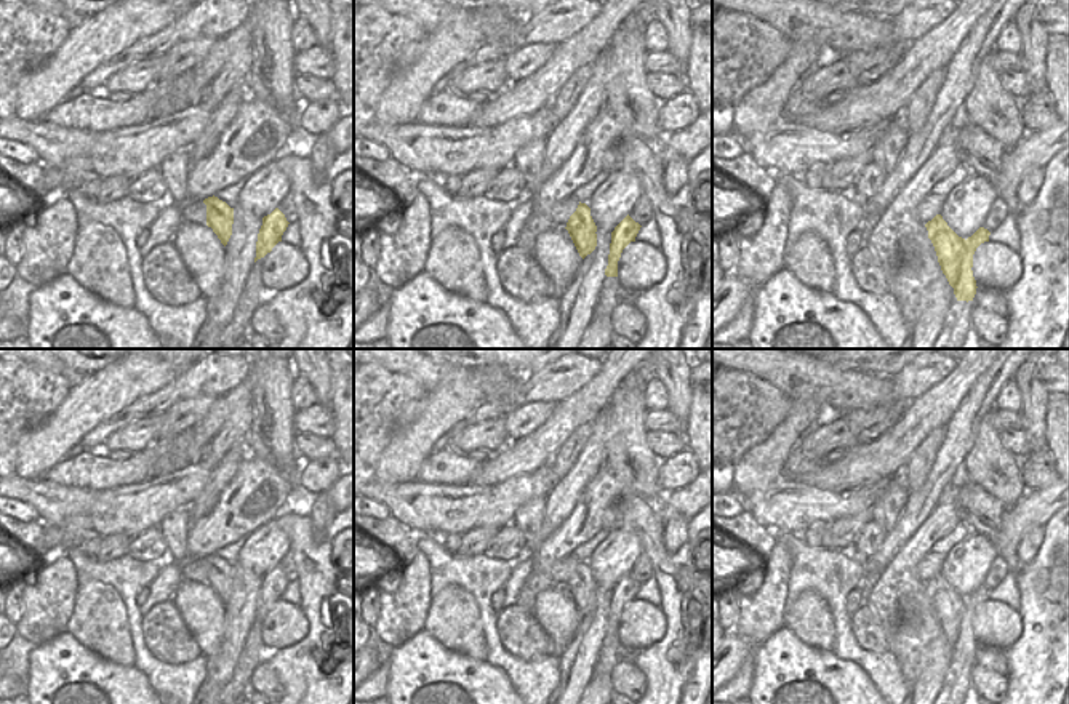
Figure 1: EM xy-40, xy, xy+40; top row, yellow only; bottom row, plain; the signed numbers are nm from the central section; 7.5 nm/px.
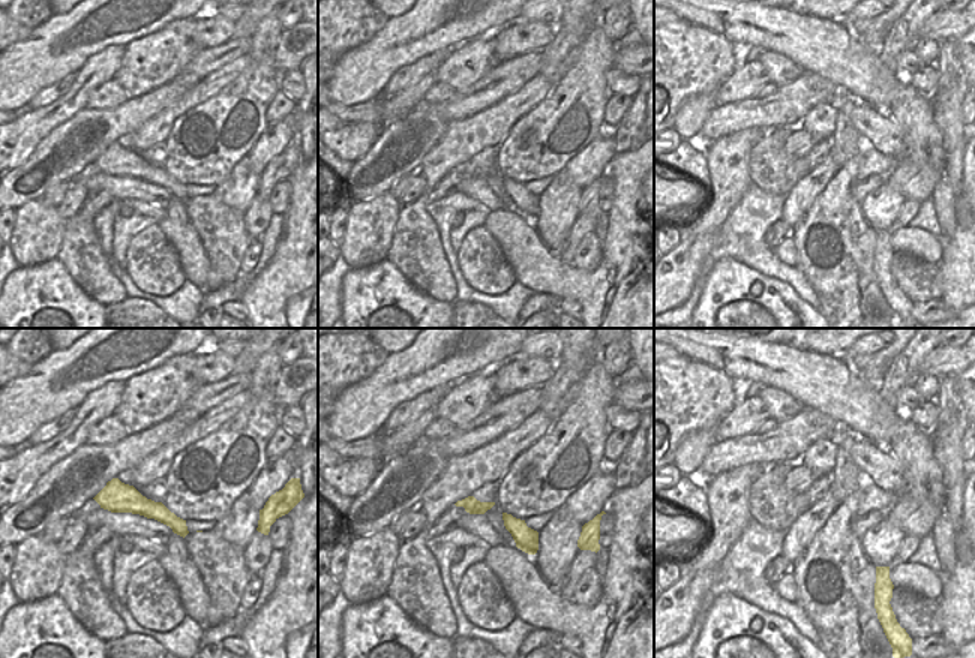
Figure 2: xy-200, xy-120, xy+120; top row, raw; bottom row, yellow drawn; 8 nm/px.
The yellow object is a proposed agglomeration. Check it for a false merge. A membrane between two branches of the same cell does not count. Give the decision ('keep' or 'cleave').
cleave

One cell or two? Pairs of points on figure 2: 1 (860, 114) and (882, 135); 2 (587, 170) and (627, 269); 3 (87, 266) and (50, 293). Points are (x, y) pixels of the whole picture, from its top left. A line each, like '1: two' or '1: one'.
1: one
2: two
3: two

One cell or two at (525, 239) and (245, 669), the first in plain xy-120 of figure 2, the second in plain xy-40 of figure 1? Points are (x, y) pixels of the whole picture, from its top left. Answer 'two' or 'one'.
two

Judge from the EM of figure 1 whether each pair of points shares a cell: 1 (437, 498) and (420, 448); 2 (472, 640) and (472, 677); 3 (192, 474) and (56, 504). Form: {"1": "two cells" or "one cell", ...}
{"1": "two cells", "2": "two cells", "3": "one cell"}

